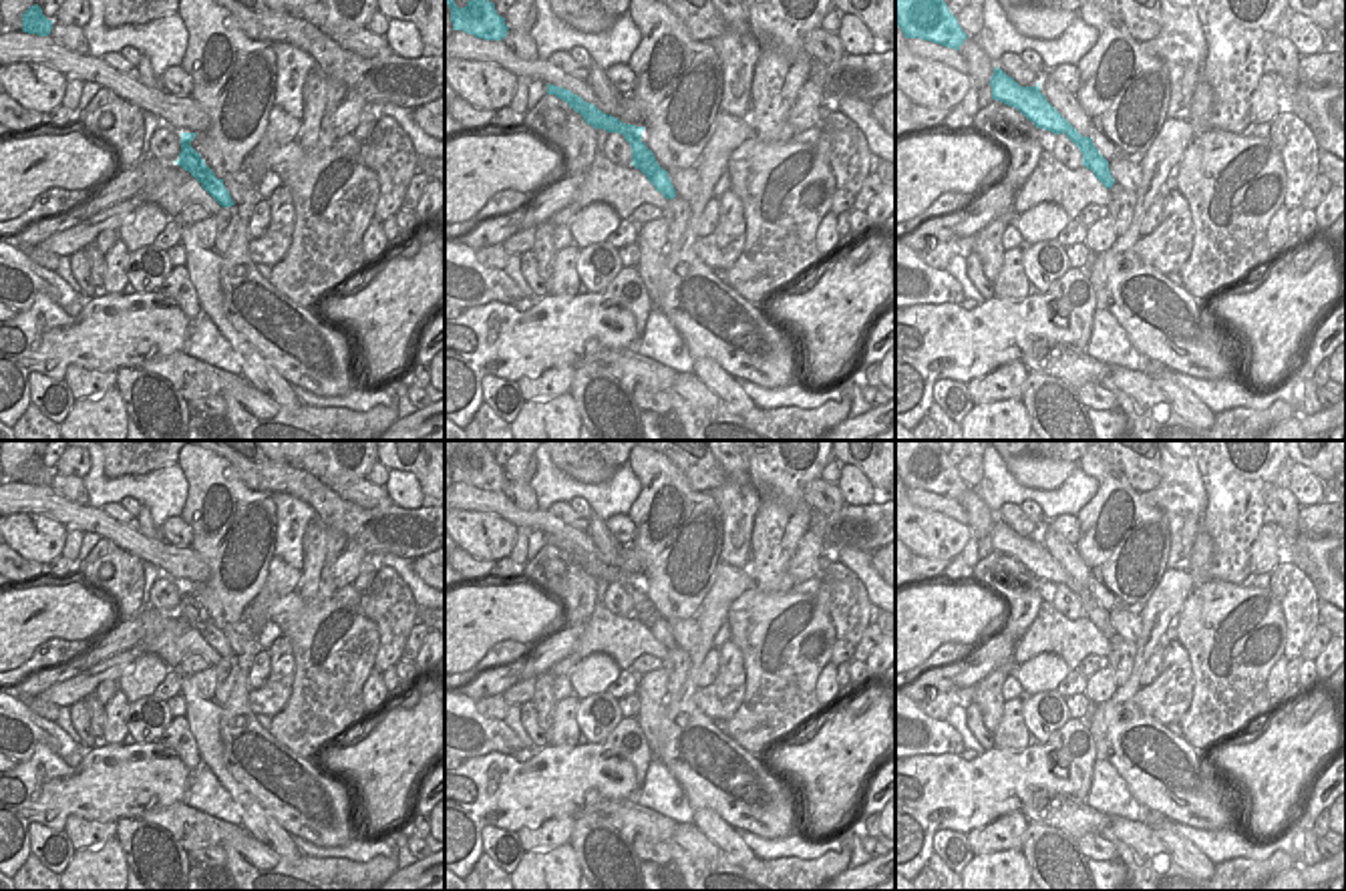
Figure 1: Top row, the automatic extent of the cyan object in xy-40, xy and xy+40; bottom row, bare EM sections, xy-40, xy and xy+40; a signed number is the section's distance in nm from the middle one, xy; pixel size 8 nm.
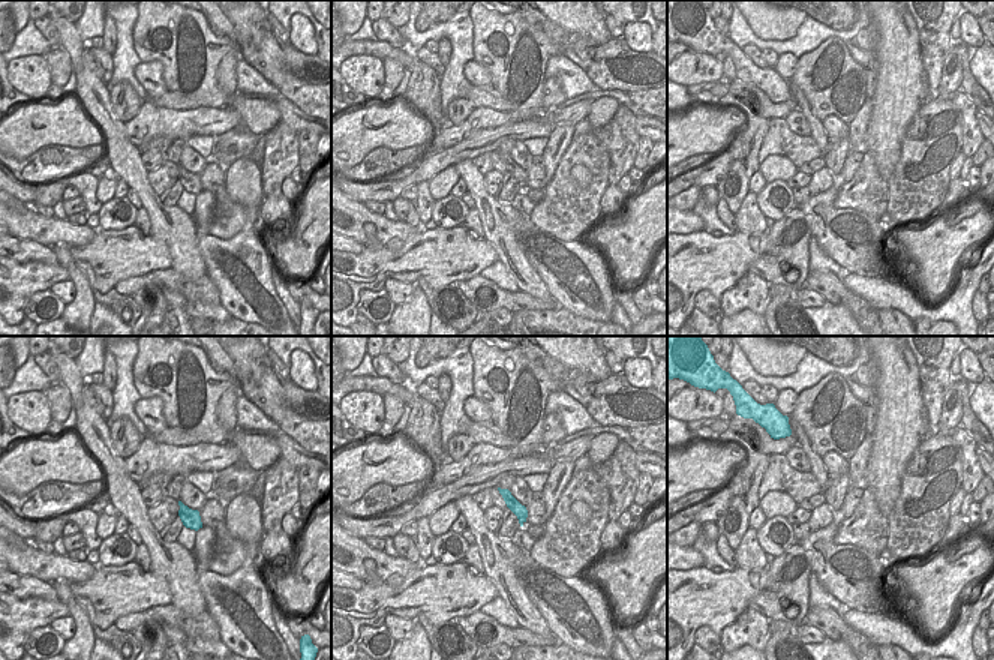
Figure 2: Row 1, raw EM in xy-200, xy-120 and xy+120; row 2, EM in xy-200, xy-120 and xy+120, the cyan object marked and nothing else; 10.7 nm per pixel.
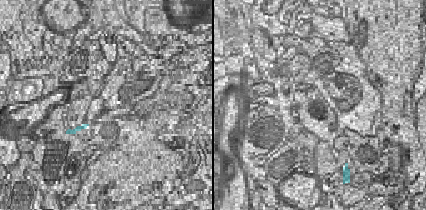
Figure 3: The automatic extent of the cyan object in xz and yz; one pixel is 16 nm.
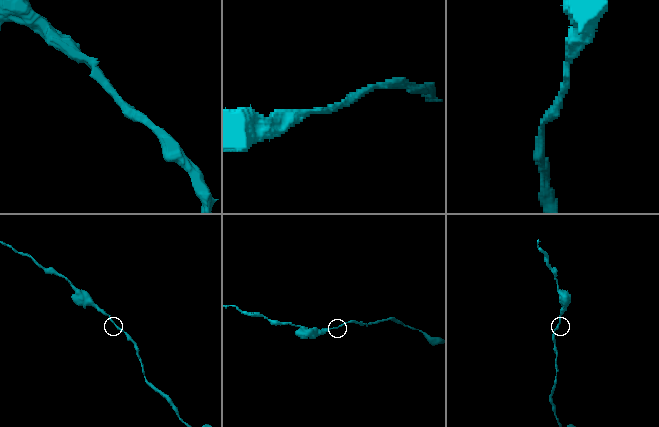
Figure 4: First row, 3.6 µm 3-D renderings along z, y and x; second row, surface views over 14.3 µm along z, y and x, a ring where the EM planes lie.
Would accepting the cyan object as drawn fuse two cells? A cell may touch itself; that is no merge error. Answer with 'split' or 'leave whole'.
leave whole

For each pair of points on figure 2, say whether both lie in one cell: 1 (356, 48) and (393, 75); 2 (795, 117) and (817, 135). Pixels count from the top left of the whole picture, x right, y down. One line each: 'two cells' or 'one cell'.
1: two cells
2: two cells

